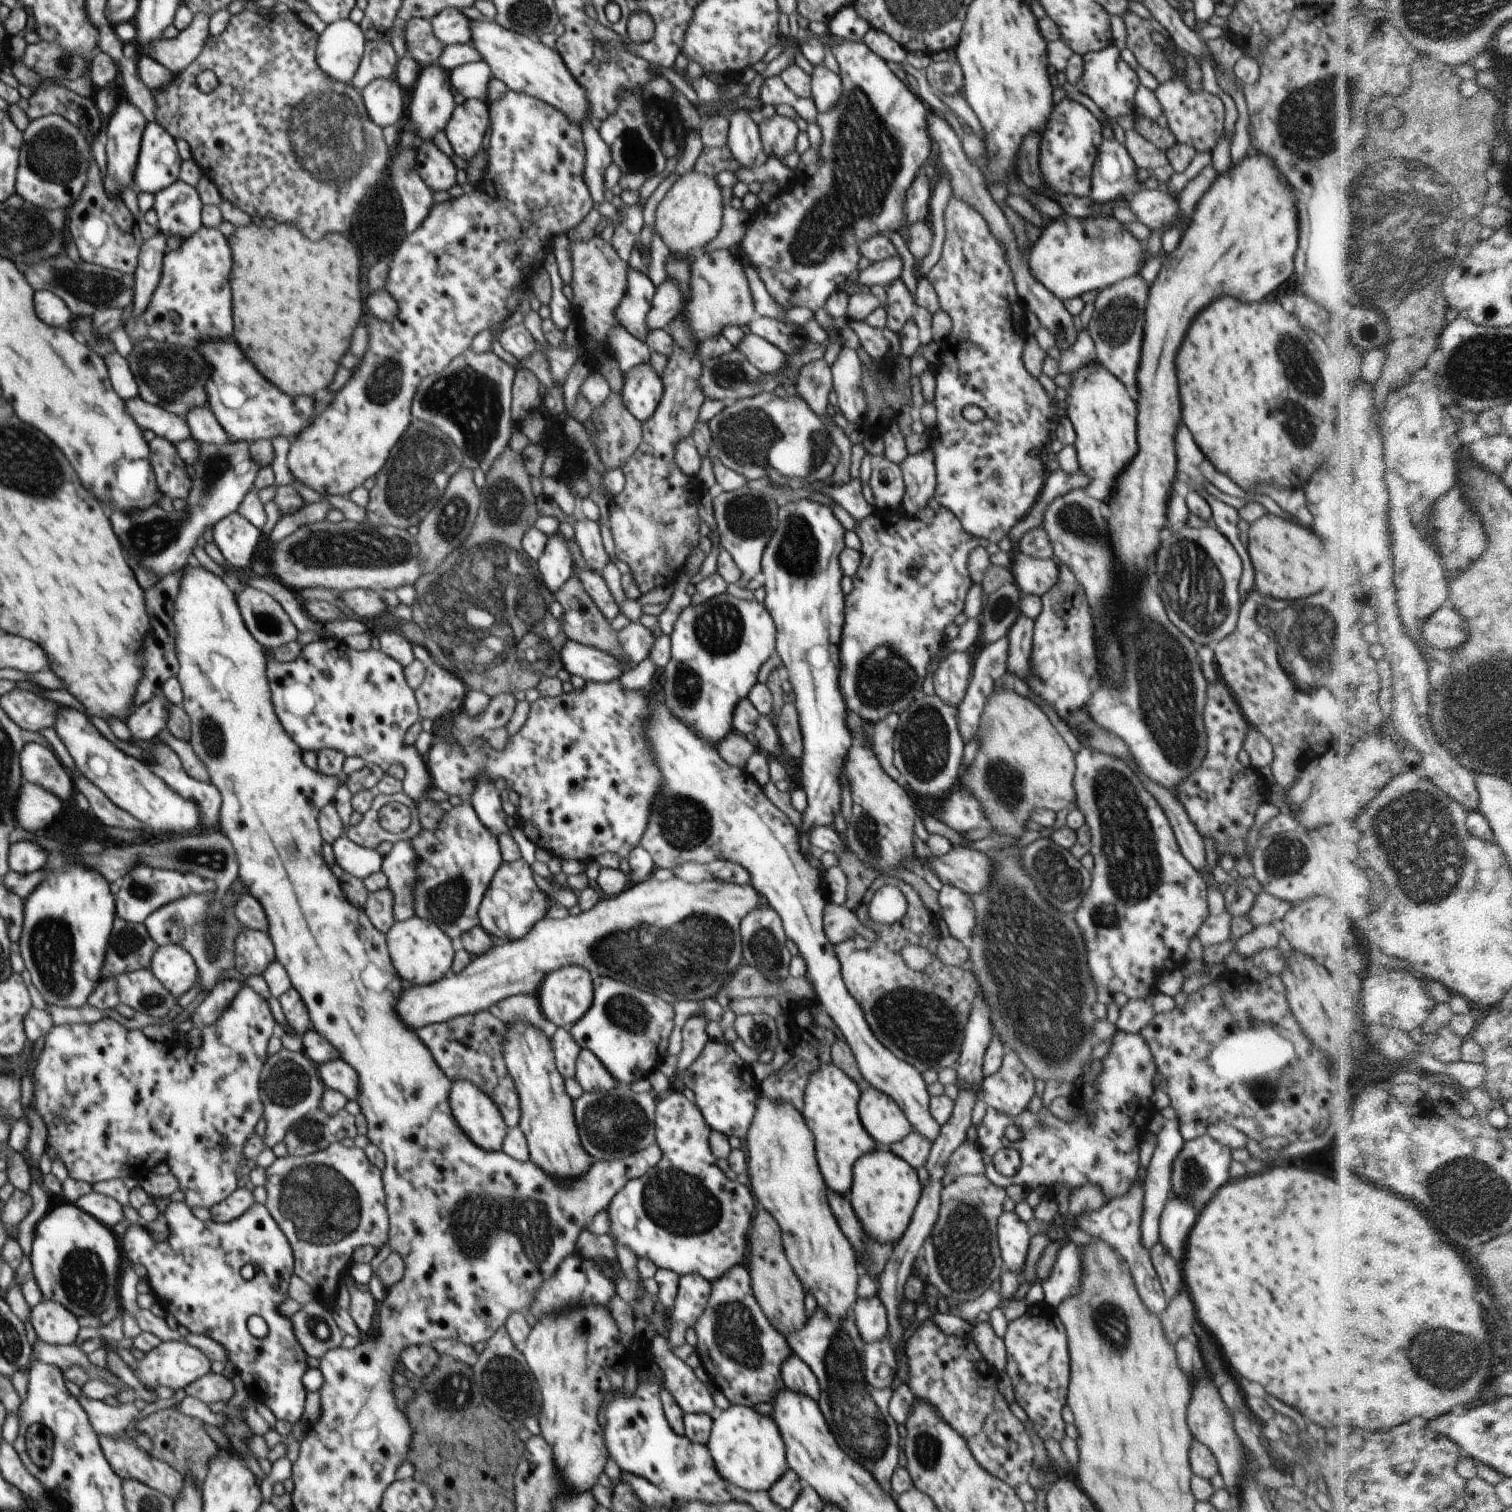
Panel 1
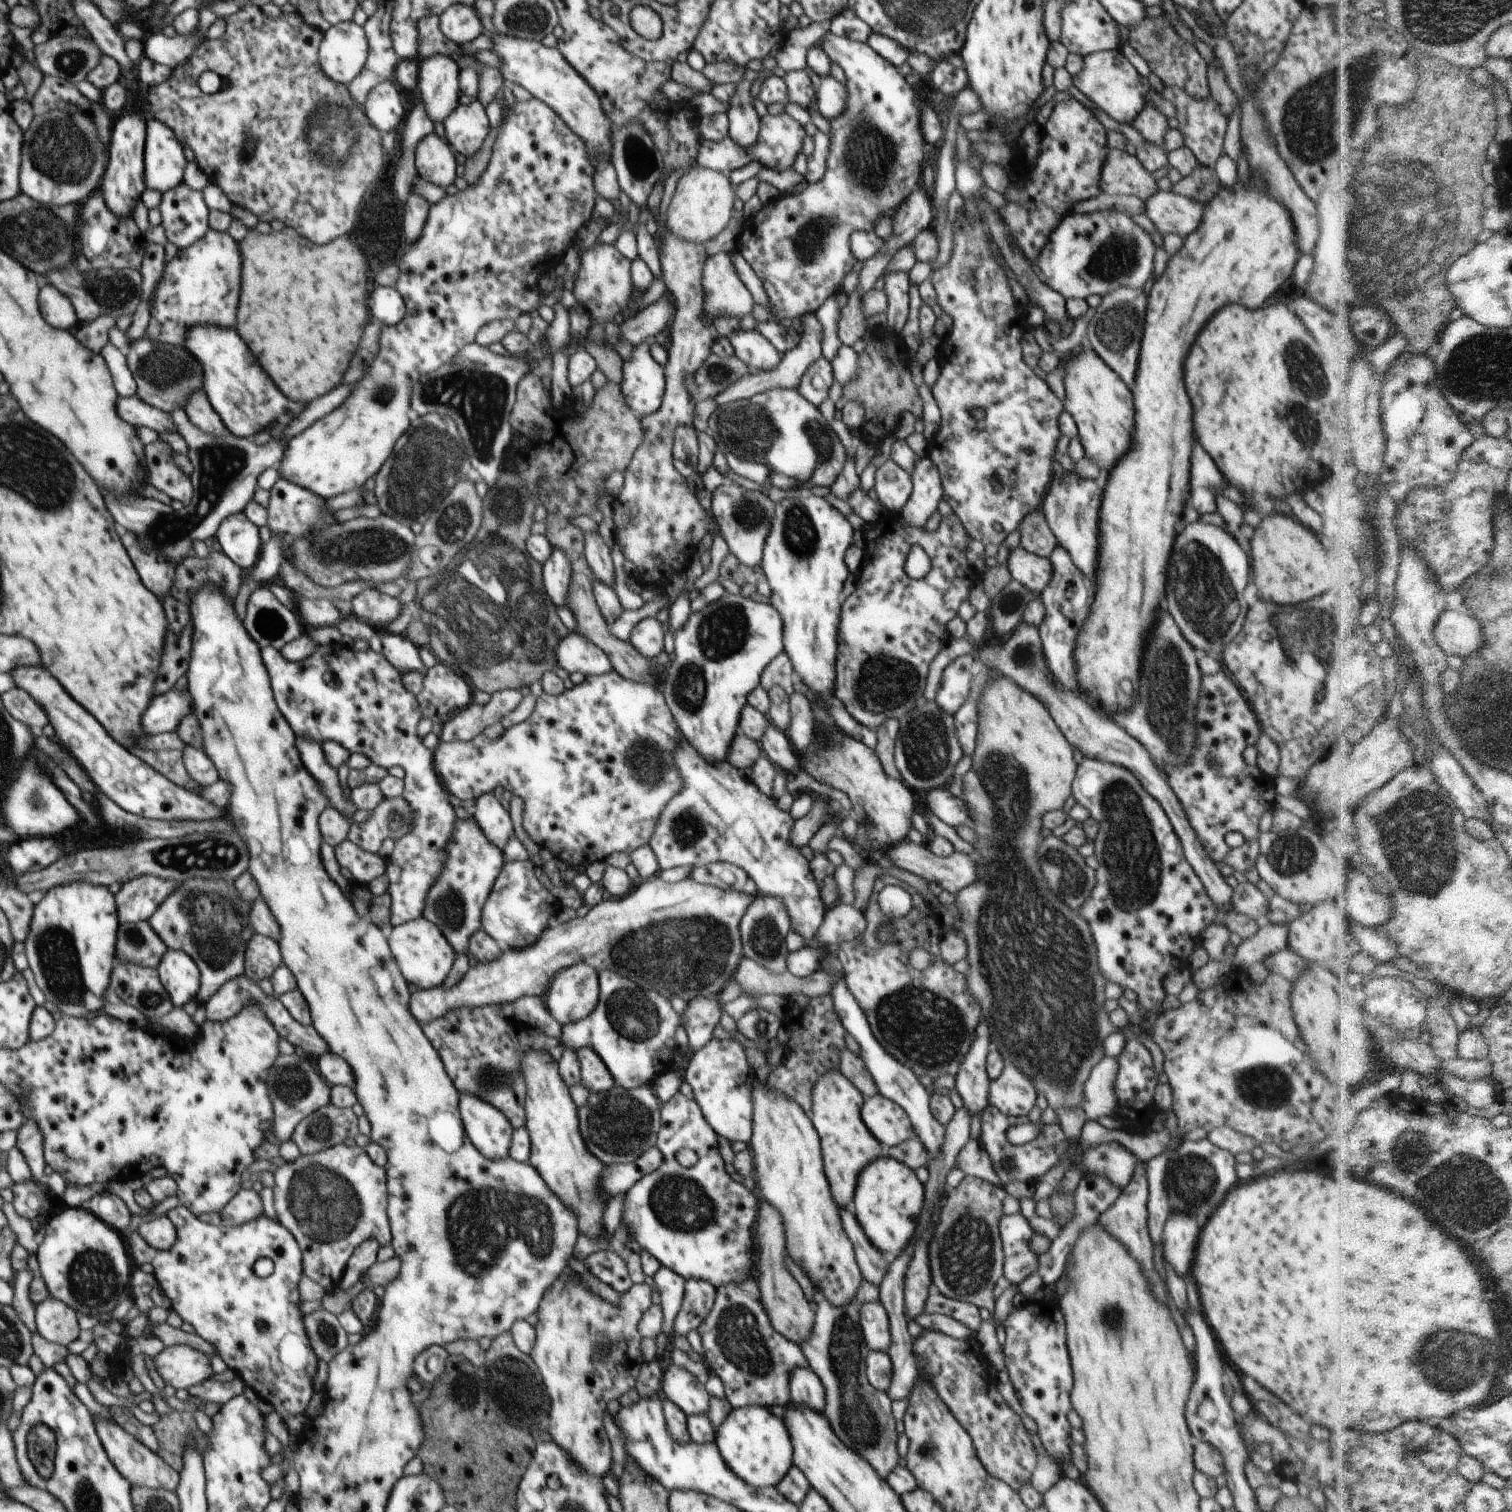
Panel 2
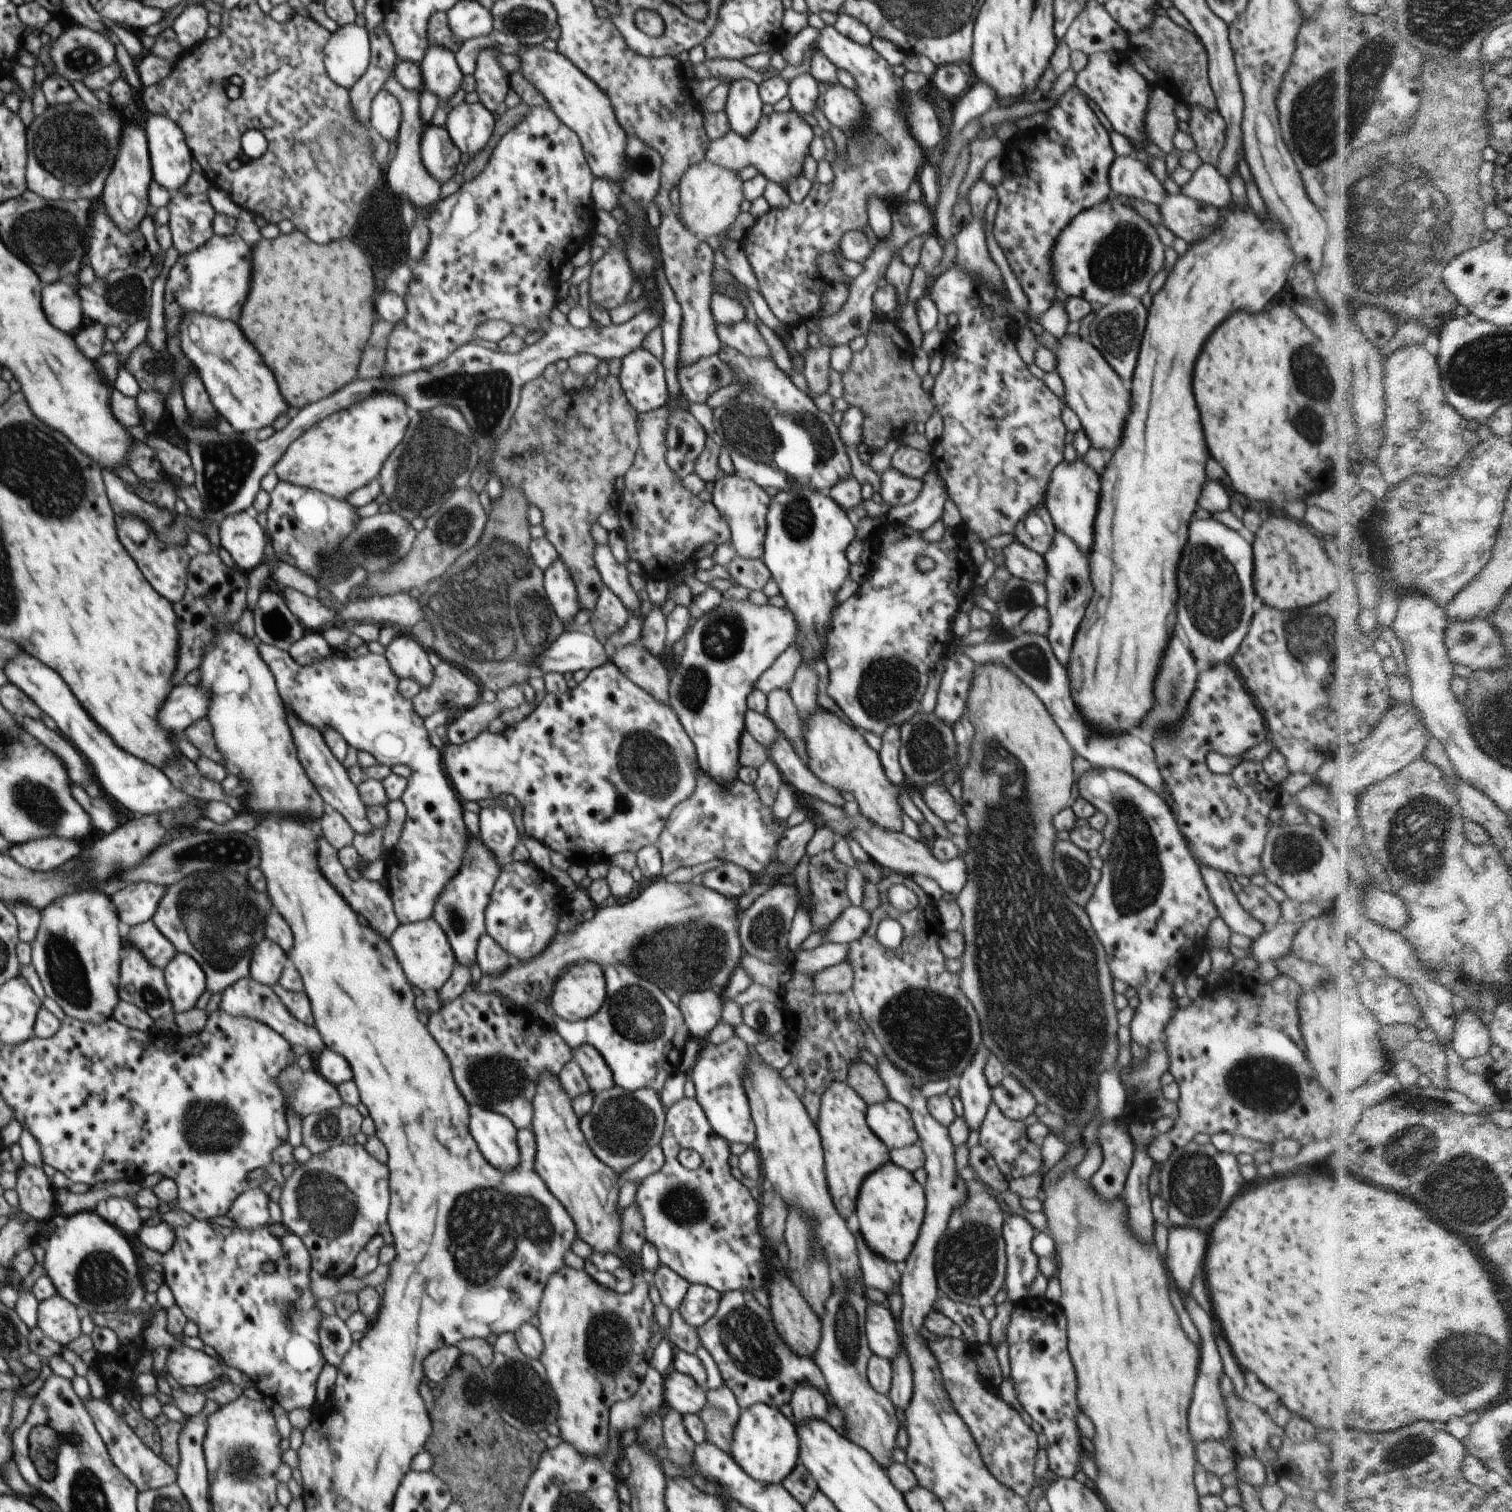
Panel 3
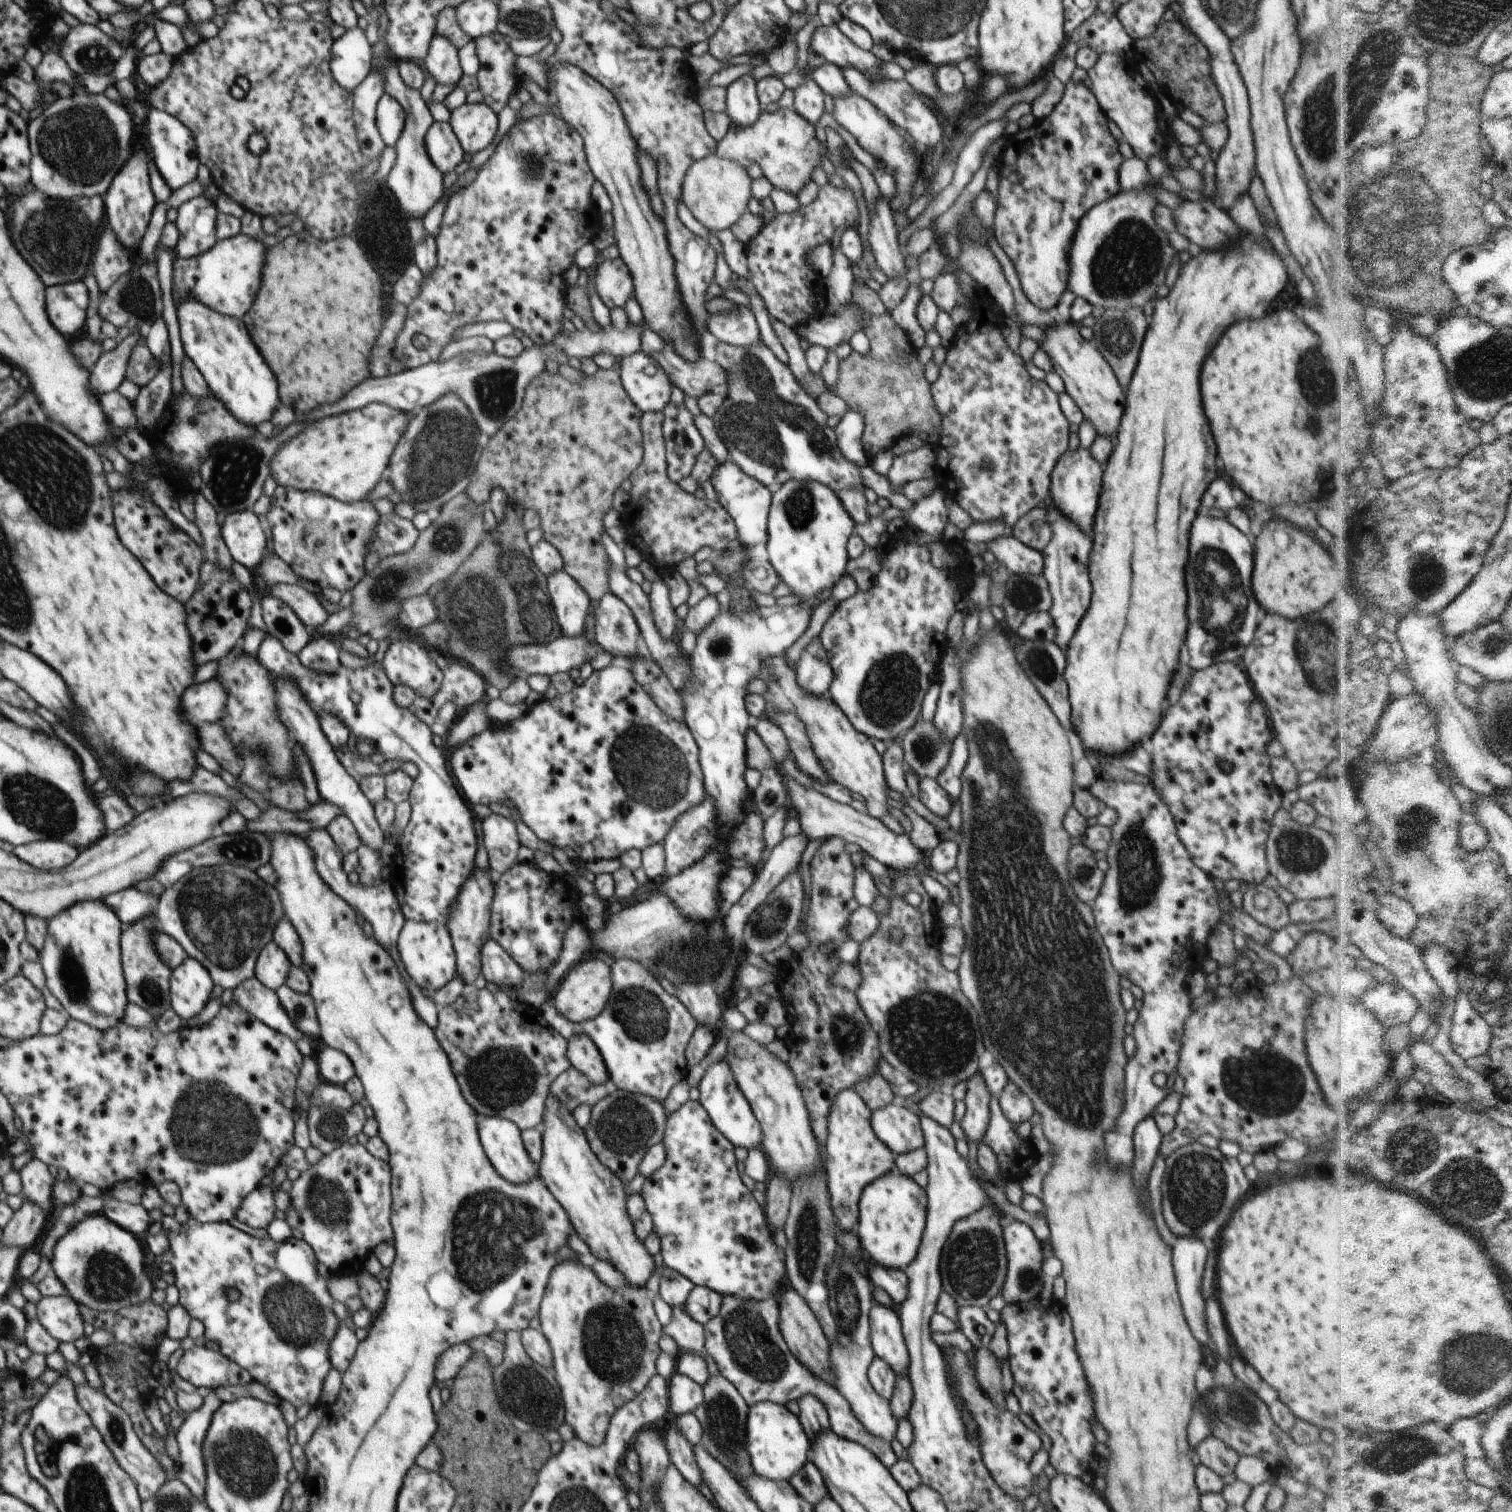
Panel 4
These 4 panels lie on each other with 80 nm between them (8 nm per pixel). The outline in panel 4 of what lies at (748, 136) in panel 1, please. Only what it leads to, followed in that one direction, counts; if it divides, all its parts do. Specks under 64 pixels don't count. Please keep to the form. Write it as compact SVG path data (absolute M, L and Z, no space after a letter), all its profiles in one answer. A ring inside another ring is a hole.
M745 74L726 87L726 114L736 127L753 125L759 119L760 101L757 95L757 80Z

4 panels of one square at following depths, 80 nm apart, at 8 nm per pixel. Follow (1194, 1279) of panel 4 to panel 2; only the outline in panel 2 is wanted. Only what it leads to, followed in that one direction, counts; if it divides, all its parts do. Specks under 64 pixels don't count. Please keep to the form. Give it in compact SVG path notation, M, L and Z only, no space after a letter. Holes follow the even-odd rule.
M1172 1214L1164 1226L1164 1258L1176 1270L1178 1276L1190 1274L1200 1228L1192 1218Z

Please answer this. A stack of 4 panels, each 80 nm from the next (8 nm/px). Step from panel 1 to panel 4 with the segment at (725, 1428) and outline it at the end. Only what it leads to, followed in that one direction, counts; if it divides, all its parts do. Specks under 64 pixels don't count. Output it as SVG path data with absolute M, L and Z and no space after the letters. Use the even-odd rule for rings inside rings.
M764 1401L749 1408L745 1426L745 1450L756 1475L772 1480L790 1480L810 1460L811 1440L800 1419L786 1405Z

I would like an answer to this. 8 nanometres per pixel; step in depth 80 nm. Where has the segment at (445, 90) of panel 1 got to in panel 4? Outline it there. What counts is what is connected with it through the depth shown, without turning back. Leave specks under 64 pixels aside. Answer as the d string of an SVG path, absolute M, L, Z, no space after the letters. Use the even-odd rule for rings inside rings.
M435 34L432 37L425 62L428 72L435 78L437 84L455 84L463 77L460 66L459 49L444 35Z

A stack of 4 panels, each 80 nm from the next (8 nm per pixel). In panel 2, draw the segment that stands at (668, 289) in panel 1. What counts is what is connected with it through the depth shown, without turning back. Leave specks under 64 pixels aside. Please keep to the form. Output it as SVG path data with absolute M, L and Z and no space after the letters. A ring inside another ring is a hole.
M666 290L663 297L645 309L637 312L637 315L629 316L622 324L619 324L619 338L638 346L644 343L650 336L656 336L665 330L668 319L674 315L674 300L671 293Z

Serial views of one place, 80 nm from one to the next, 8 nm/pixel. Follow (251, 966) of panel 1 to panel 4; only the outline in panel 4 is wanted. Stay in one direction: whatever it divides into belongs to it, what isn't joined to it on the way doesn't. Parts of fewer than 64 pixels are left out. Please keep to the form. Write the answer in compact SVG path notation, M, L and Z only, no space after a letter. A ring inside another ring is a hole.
M270 941L259 954L255 966L255 977L264 986L276 990L287 981L291 966L284 950L274 941Z

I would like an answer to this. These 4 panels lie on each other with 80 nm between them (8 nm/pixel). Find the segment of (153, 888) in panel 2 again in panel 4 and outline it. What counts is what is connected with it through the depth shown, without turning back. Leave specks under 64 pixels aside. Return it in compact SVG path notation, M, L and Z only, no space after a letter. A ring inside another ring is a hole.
M132 887L130 890L124 890L124 892L118 892L118 894L112 894L112 896L108 895L107 897L104 897L102 901L108 908L112 908L112 912L120 918L122 924L131 925L137 920L143 919L144 916L154 913L158 896L156 896L156 900L152 900L152 896L142 894L142 892L138 891L136 887Z

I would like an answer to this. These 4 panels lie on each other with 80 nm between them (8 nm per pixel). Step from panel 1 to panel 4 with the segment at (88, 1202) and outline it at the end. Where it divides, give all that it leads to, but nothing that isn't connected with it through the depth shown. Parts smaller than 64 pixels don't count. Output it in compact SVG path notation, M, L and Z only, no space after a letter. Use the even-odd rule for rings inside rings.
M118 1199L105 1201L101 1214L136 1236L144 1234L152 1224L150 1214L141 1204L123 1203Z

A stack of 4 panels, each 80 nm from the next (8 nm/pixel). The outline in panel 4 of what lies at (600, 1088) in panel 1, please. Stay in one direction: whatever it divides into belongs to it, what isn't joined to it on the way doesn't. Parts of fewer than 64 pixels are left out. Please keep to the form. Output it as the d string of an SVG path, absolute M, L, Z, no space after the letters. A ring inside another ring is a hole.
M572 1035L567 1040L567 1057L571 1066L585 1074L592 1084L610 1083L603 1056L588 1035Z

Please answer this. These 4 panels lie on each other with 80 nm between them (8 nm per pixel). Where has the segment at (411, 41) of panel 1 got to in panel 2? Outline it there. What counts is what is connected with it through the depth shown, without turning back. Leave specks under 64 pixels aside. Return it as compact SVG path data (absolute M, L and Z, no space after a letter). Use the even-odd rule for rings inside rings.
M430 15L422 17L418 21L419 60L432 55L448 55L452 57L459 50L460 45L450 40L439 27L439 16Z

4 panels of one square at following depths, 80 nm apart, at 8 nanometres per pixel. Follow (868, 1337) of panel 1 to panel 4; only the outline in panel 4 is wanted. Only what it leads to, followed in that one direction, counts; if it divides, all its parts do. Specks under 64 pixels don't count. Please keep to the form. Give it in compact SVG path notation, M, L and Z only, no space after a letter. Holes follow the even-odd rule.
M875 1302L869 1312L869 1327L875 1356L887 1362L897 1375L908 1375L909 1378L909 1352L900 1317L892 1309Z

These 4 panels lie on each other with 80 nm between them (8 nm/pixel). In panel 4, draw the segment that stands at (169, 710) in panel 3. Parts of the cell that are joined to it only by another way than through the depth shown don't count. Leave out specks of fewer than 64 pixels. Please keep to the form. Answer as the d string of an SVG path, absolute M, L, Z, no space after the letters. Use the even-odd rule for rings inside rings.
M216 678L192 686L182 696L184 718L194 726L200 726L202 722L218 722L220 716L224 716L226 700L228 694Z

